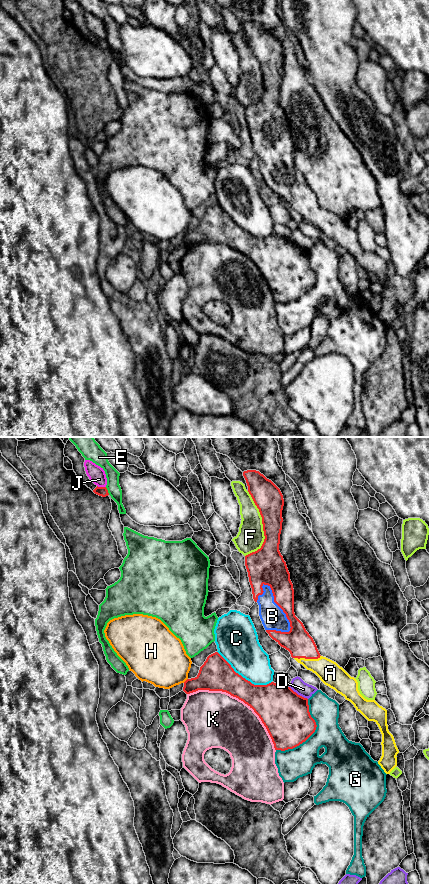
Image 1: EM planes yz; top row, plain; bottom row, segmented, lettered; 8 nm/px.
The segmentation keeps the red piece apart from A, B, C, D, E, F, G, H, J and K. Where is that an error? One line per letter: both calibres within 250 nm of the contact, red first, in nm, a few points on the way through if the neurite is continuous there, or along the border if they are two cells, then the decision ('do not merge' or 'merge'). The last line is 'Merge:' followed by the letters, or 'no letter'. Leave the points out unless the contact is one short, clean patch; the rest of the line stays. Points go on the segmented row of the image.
A: 220/190 nm | across yz (297, 641), (307, 658), (330, 673) | merge
B: 200/190 nm | merge
C: 280/320 nm | do not merge
D: 380/120 nm | do not merge
E: 80/110 nm | do not merge
F: 220/220 nm | do not merge
G: 380/240 nm | do not merge
H: 280/400 nm | do not merge
J: 80/140 nm | do not merge
K: 300/460 nm | do not merge
Merge: A, B

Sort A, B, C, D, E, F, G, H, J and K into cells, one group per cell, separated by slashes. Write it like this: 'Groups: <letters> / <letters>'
Groups: A B / C / D / E / F / G / H / J / K

